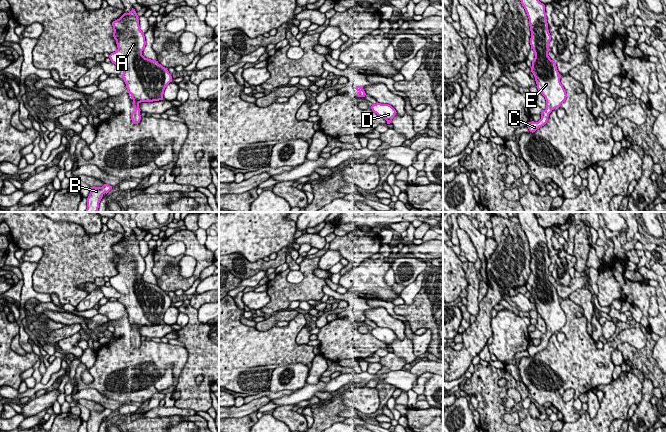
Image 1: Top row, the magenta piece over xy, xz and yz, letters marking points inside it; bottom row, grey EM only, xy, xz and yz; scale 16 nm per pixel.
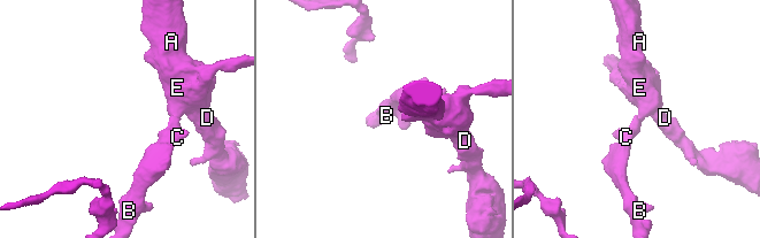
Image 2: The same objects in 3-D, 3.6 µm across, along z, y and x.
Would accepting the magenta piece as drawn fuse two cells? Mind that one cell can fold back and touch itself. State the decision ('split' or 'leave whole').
leave whole

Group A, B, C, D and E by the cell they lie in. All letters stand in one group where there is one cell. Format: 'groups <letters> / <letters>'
groups A B C D E

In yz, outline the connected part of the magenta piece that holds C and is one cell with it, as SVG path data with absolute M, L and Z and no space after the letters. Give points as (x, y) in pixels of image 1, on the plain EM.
M517 212L519 224L524 231L531 255L530 269L535 277L531 296L535 301L538 315L545 321L546 333L541 336L538 346L528 346L530 356L544 350L549 338L565 326L567 318L560 306L560 298L555 285L548 280L551 259L548 254L545 229L541 227L534 212Z

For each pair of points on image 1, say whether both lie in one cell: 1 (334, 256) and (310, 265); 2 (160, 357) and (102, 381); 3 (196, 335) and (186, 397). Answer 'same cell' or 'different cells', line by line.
1: different cells
2: same cell
3: same cell

